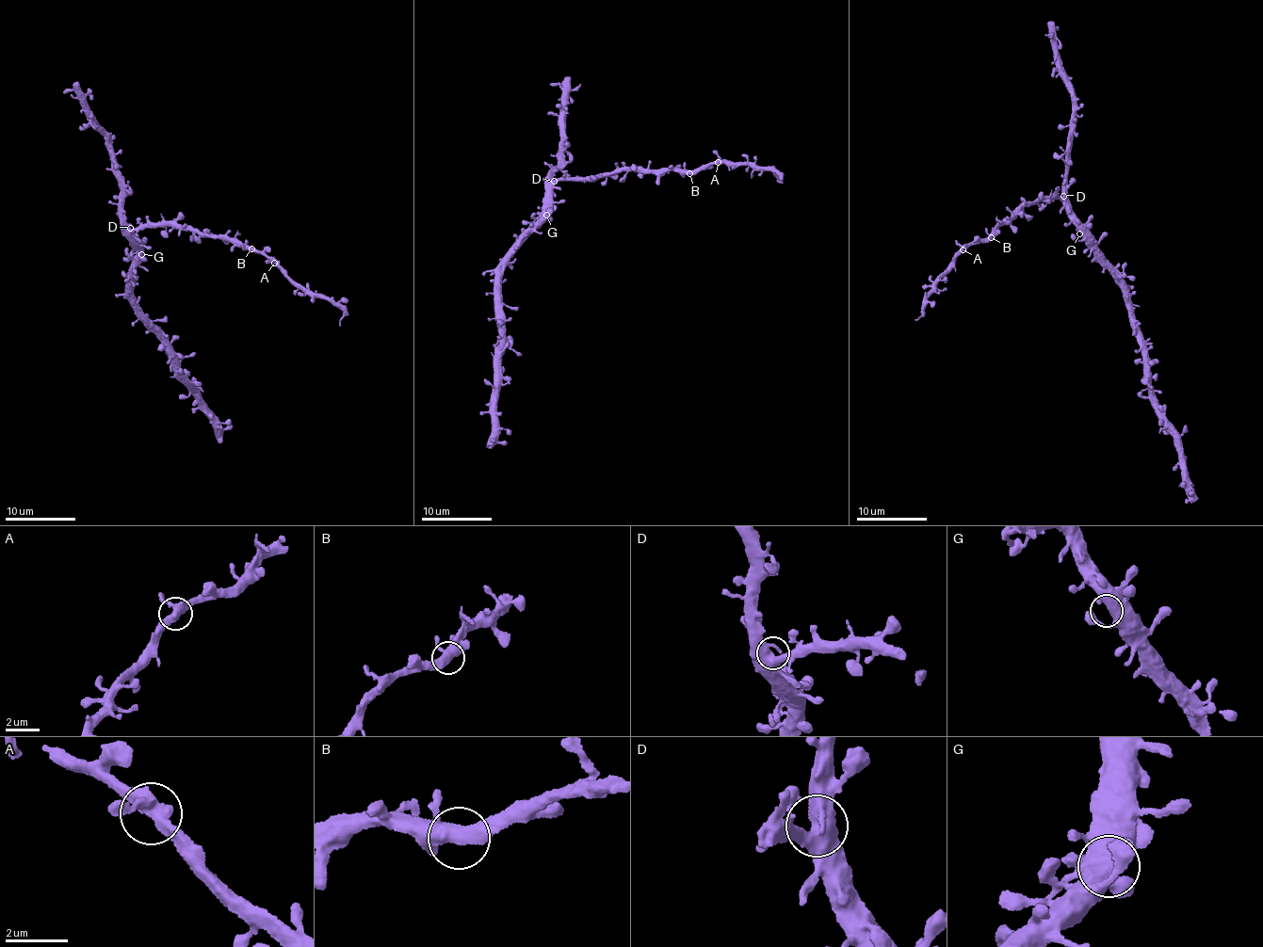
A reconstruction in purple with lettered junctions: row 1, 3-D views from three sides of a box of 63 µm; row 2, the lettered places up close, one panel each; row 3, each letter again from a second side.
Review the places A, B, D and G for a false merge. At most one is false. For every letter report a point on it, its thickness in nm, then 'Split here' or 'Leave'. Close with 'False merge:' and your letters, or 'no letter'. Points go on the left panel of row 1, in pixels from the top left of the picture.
A: Place: (274, 263). Thickness 400 nm. Leave
B: Place: (251, 248). Thickness 400 nm. Leave
D: Place: (130, 228). Thickness 480 nm. Leave
G: Place: (141, 254). Thickness 550 nm. Leave
False merge: no letter

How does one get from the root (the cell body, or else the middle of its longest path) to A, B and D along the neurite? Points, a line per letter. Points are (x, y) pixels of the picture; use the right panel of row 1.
A: (1084, 224), (1069, 203), (1060, 198), (1046, 202), (1039, 200), (1016, 211), (990, 236), (962, 248)
B: (1084, 224), (1069, 203), (1060, 198), (1046, 202), (1039, 200), (1016, 211), (991, 237)
D: (1084, 224), (1063, 196)

